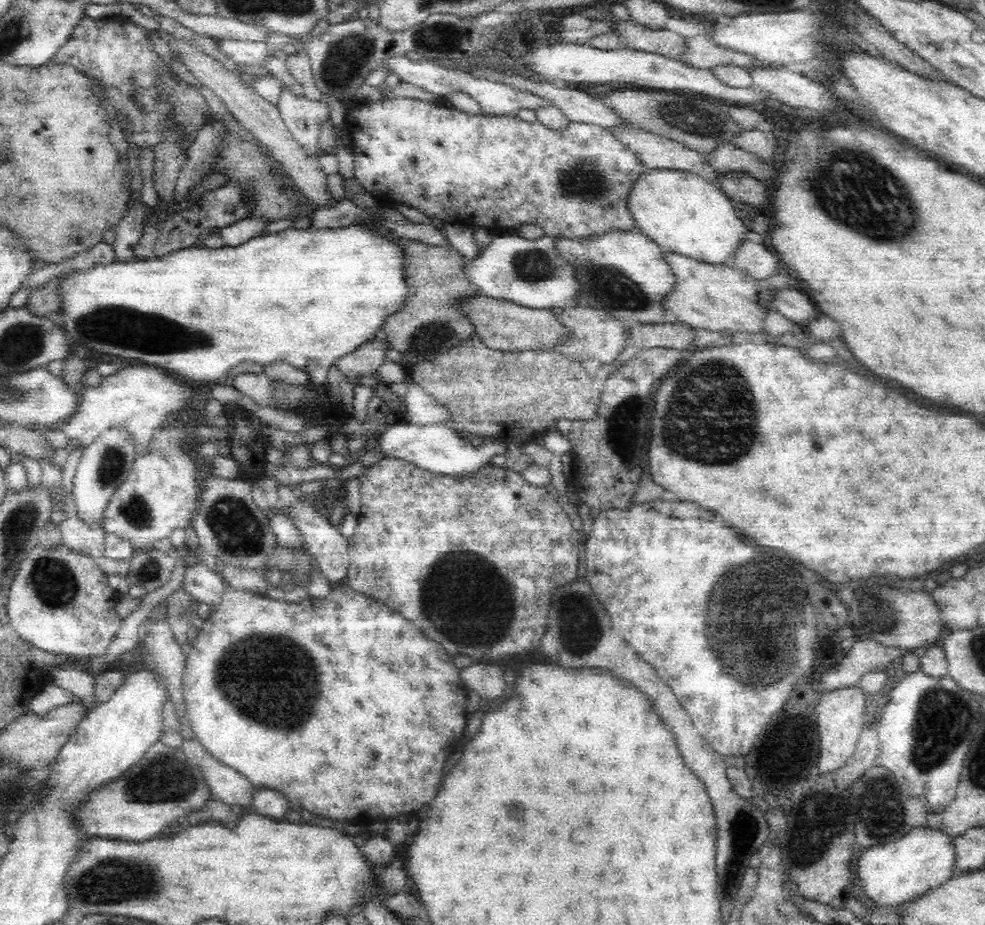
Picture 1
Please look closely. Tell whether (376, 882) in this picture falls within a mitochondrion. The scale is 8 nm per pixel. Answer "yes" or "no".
no

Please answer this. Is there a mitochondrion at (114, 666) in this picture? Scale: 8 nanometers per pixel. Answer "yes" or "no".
no

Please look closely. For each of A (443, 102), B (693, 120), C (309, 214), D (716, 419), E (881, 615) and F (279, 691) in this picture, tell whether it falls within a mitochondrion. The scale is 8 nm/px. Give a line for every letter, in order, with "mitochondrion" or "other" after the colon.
A: other
B: mitochondrion
C: other
D: mitochondrion
E: mitochondrion
F: mitochondrion

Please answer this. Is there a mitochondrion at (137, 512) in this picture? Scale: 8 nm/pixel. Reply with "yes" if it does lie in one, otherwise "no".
yes

